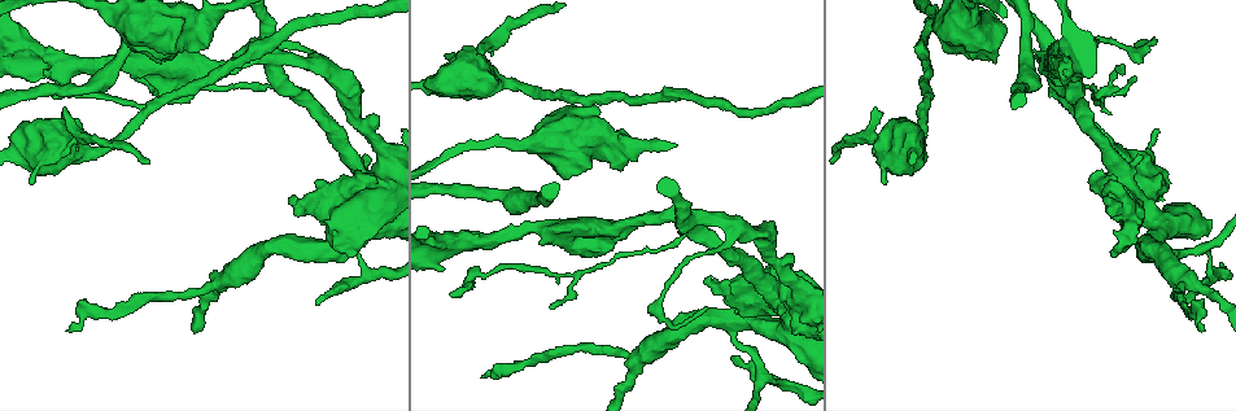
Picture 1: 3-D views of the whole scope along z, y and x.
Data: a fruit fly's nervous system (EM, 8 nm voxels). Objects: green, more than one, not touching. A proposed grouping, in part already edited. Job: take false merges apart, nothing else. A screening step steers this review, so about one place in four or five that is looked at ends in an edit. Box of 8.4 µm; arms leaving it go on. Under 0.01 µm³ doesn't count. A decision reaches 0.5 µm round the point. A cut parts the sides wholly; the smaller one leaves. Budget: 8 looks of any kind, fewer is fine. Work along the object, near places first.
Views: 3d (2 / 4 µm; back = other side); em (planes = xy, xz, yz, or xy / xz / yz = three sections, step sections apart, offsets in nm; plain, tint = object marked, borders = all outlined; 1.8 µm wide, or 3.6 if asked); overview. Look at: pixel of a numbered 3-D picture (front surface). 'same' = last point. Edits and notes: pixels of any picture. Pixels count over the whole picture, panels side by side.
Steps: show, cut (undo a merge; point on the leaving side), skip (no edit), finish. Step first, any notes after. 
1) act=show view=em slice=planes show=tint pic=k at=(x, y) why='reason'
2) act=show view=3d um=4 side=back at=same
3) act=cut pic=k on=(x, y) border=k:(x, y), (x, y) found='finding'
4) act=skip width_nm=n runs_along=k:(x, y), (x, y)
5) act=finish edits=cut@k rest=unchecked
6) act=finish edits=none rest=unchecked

act=show view=3d um=2 pic=1 at=(40, 57) why='abrupt turn'

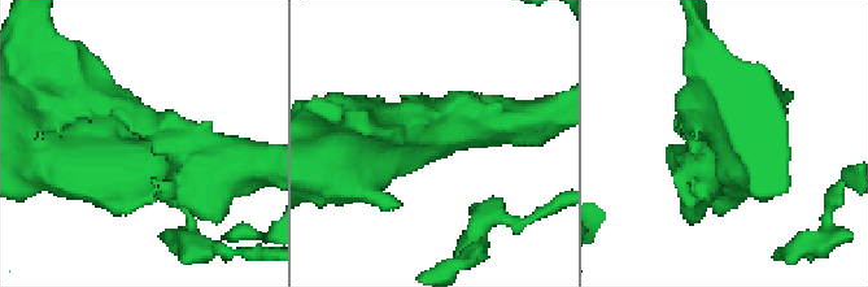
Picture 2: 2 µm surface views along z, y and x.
act=show view=em slice=planes show=borders pic=2 at=(436, 134)

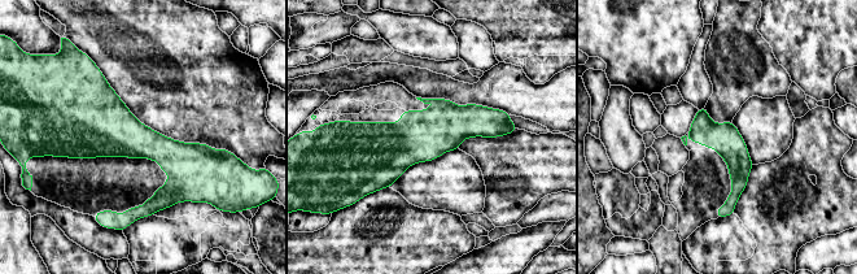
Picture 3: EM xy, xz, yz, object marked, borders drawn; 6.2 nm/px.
act=skip width_nm=190 found='continuous, no second neuron'

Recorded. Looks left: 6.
act=show view=3d um=4 pic=1 at=(615, 230) why='four-way junction'

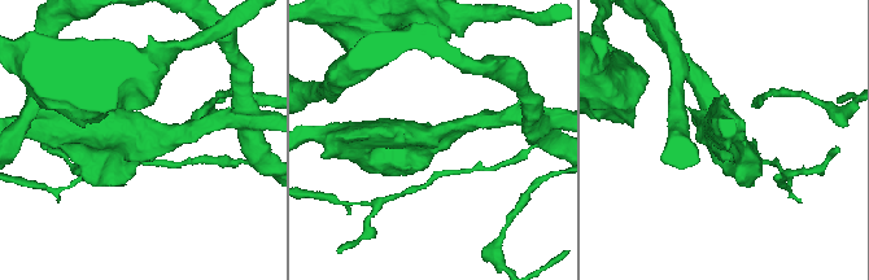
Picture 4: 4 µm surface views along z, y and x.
act=show view=em slice=xz step=16 show=tint pic=4 at=(438, 136) arms=4

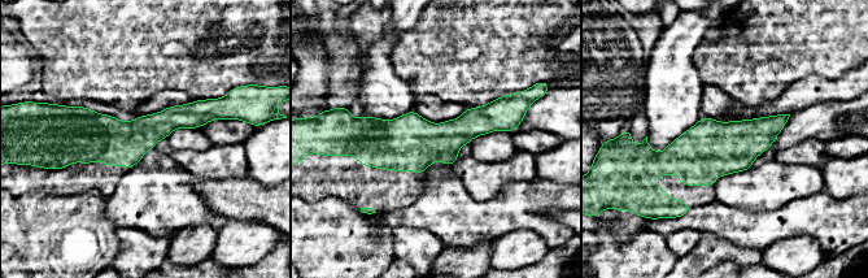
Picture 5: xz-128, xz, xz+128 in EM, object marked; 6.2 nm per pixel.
act=show view=em slice=planes show=tint at=same

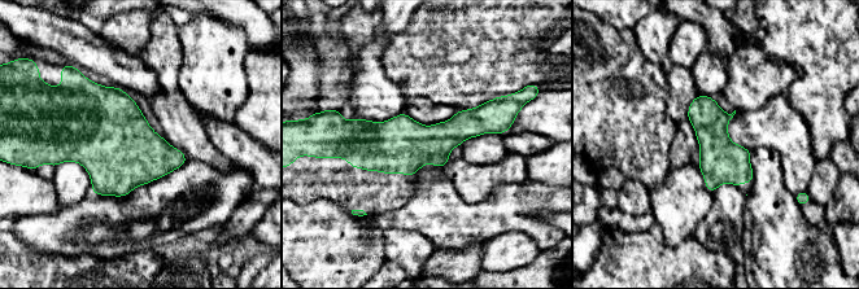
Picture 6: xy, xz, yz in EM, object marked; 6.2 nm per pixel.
act=skip runs_along=6:(502, 125), (349, 138) found='all the same neuron'

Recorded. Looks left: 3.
act=show view=em um=3.6 slice=xz step=16 show=tint pic=1 at=(882, 145) why='thin neck'

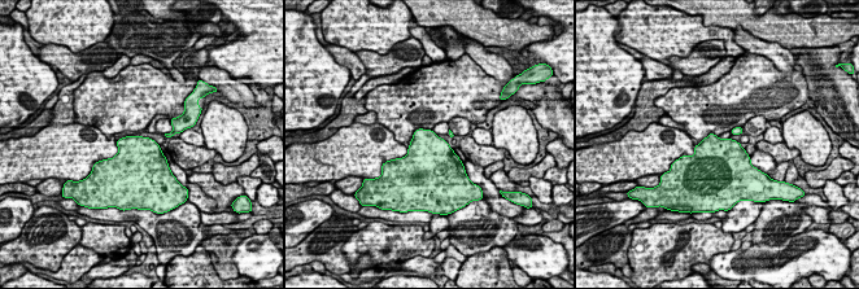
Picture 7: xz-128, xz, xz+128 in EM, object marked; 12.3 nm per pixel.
act=show view=em um=3.6 slice=planes show=tint at=same why='cut it another way'

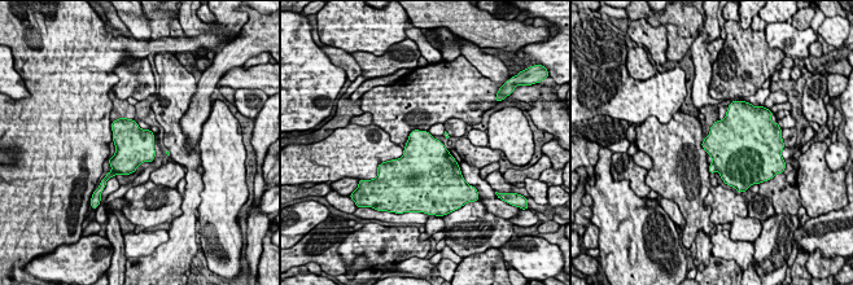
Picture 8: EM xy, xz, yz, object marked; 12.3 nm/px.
act=cut pic=8 on=(112, 174) width_nm=480 border=8:(112, 169), (119, 174) found='a second neuron is stuck on'

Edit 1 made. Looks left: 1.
act=finish edits=cut@8 rest=unchecked

